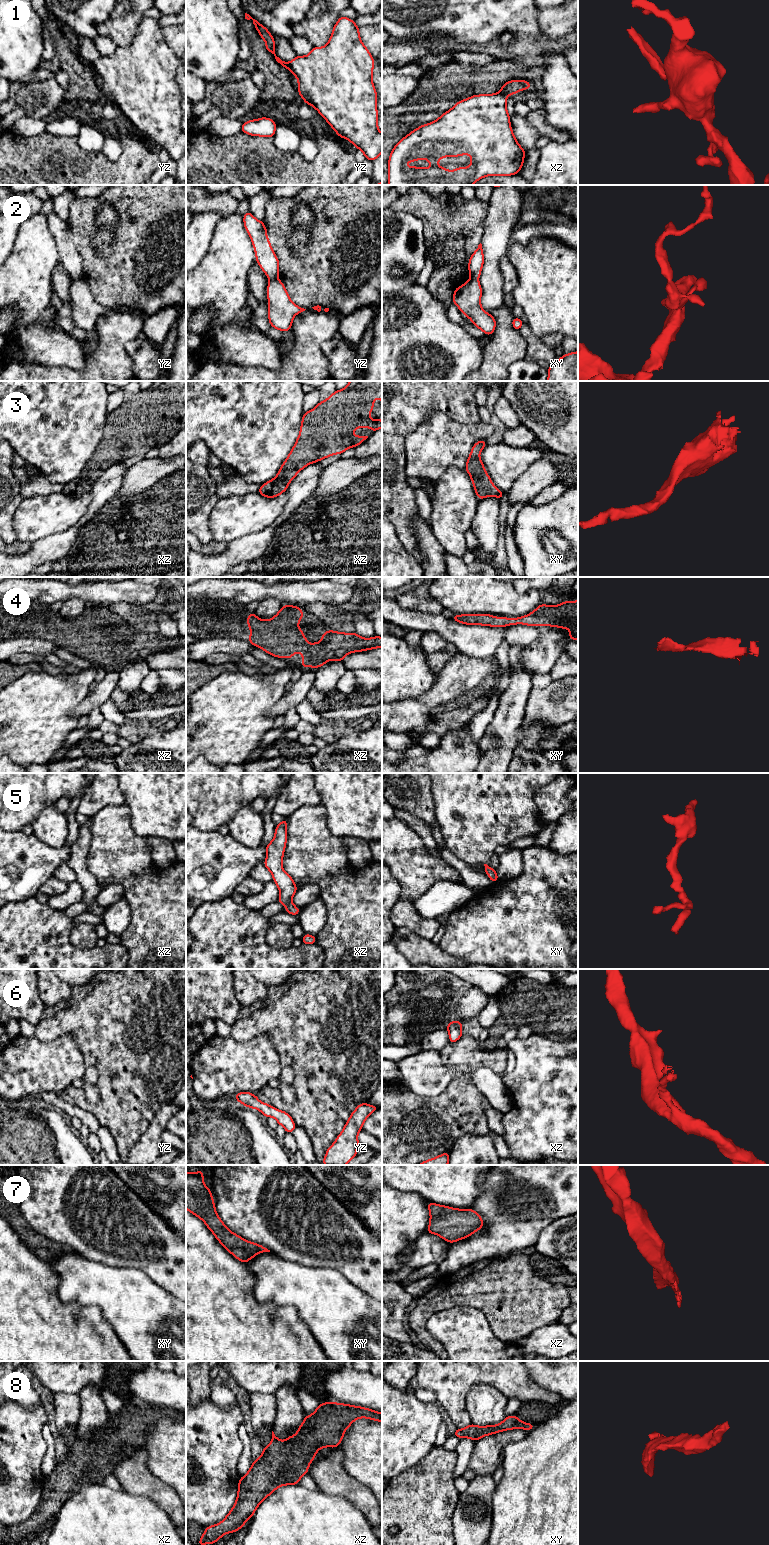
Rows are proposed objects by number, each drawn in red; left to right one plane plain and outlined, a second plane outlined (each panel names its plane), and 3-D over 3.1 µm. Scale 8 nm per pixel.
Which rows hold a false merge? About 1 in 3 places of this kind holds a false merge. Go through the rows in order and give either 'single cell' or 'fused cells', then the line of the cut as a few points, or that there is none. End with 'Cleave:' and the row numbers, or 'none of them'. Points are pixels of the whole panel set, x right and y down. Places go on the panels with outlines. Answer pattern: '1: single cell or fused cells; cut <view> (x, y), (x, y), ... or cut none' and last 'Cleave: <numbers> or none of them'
1: fused cells; cut yz (288, 63), (290, 69)
2: fused cells; cut yz (276, 277), (270, 280)
3: single cell; cut none
4: single cell; cut none
5: single cell; cut none
6: single cell; cut none
7: single cell; cut none
8: single cell; cut none
Cleave: 1, 2

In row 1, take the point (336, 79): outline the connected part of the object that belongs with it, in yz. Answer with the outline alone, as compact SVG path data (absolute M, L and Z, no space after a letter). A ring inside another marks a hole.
M340 16L332 35L324 47L313 47L310 54L296 56L289 62L292 74L298 80L298 93L303 101L314 107L340 138L349 140L361 150L365 159L374 161L382 153L382 133L378 130L377 93L372 81L375 61L362 43L359 27L354 20Z

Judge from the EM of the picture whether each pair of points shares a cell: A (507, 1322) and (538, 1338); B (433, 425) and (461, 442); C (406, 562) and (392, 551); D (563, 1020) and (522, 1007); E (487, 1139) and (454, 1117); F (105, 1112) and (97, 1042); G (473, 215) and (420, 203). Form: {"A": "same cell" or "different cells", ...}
{"A": "different cells", "B": "same cell", "C": "same cell", "D": "same cell", "E": "different cells", "F": "same cell", "G": "same cell"}

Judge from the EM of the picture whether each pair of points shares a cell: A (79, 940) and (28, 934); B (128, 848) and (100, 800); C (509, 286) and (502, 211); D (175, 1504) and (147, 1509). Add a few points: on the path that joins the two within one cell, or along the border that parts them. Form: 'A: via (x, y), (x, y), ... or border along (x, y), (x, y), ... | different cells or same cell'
A: border along (73, 924), (69, 941), (79, 948), (91, 948) | different cells
B: border along (124, 803), (101, 807), (90, 817) | different cells
C: border along (505, 254), (500, 261), (502, 278) | different cells
D: border along (140, 1494), (151, 1498), (173, 1522) | different cells

